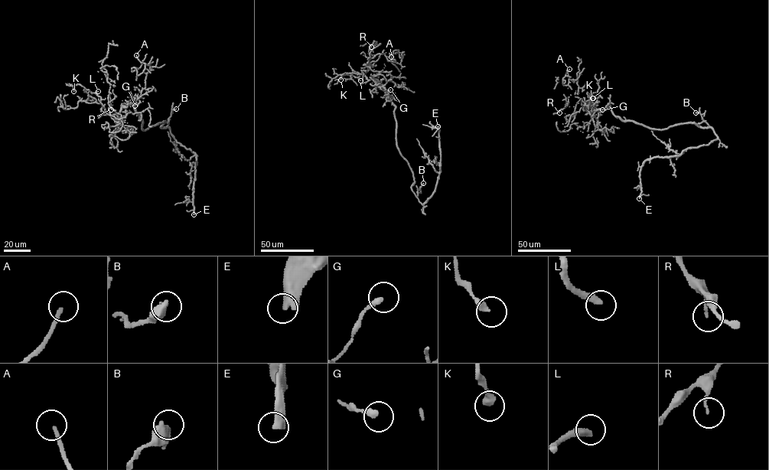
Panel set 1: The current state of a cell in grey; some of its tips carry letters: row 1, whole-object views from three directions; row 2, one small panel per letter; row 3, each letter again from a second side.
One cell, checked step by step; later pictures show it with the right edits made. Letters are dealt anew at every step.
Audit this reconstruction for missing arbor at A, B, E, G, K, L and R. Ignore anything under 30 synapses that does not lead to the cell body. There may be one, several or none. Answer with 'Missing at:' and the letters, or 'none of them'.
Missing at: A, E, L

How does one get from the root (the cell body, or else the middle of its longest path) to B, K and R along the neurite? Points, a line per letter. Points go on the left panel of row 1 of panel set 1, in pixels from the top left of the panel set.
B: (144, 129), (161, 122), (164, 122), (161, 126), (165, 127), (171, 110), (176, 109)
K: (144, 129), (141, 115), (131, 102), (110, 115), (96, 93), (79, 84), (73, 91)
R: (144, 129), (141, 115), (131, 102), (122, 105), (117, 113), (105, 111), (100, 100), (109, 93), (111, 109)

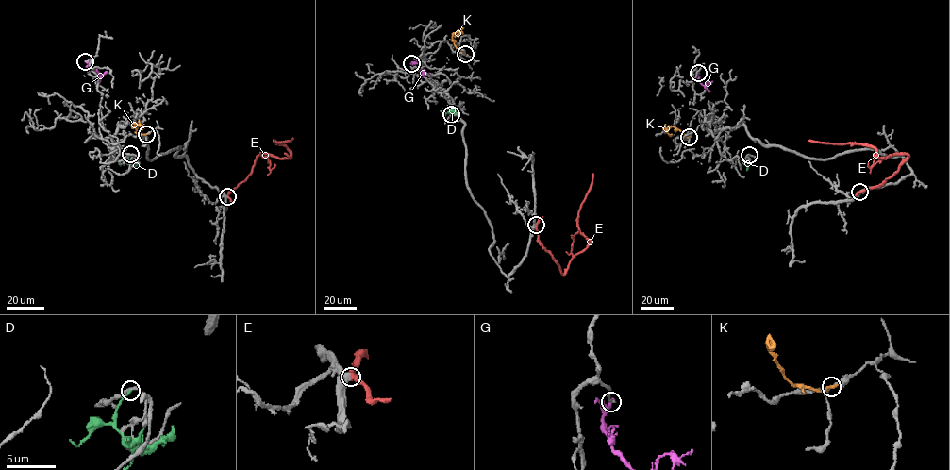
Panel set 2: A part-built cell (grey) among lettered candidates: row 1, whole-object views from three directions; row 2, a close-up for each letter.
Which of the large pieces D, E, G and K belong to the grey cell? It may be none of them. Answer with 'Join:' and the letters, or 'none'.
Join: E

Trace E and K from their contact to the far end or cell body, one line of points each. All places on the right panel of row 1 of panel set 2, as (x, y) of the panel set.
E: (859, 192), (878, 187), (908, 156), (891, 154), (879, 158), (873, 147), (860, 143), (808, 140)
K: (689, 136), (669, 126), (667, 132), (672, 135)

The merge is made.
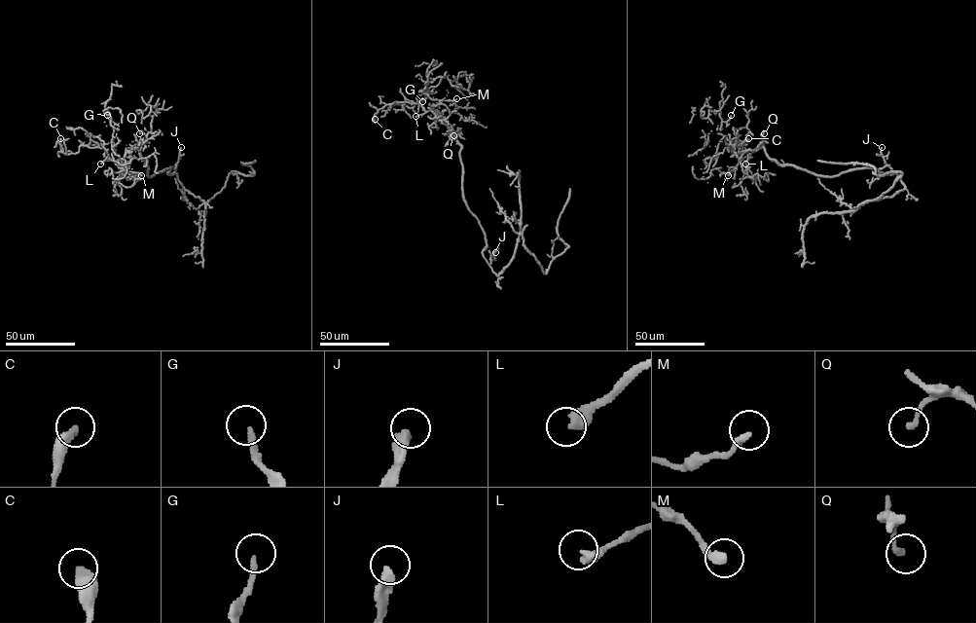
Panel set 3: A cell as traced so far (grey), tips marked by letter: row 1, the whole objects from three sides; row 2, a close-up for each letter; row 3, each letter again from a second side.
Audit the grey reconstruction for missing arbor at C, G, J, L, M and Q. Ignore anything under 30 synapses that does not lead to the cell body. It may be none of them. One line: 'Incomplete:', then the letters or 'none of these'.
Incomplete: G, J, L

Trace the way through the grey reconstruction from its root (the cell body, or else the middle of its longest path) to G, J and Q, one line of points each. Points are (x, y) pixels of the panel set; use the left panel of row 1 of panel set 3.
G: (162, 170), (149, 176), (136, 148), (112, 160), (103, 147), (114, 128), (107, 115)
J: (162, 170), (171, 167), (168, 173), (175, 171), (181, 147)
Q: (162, 170), (148, 175), (146, 161), (136, 148), (147, 137), (142, 131), (139, 133)

